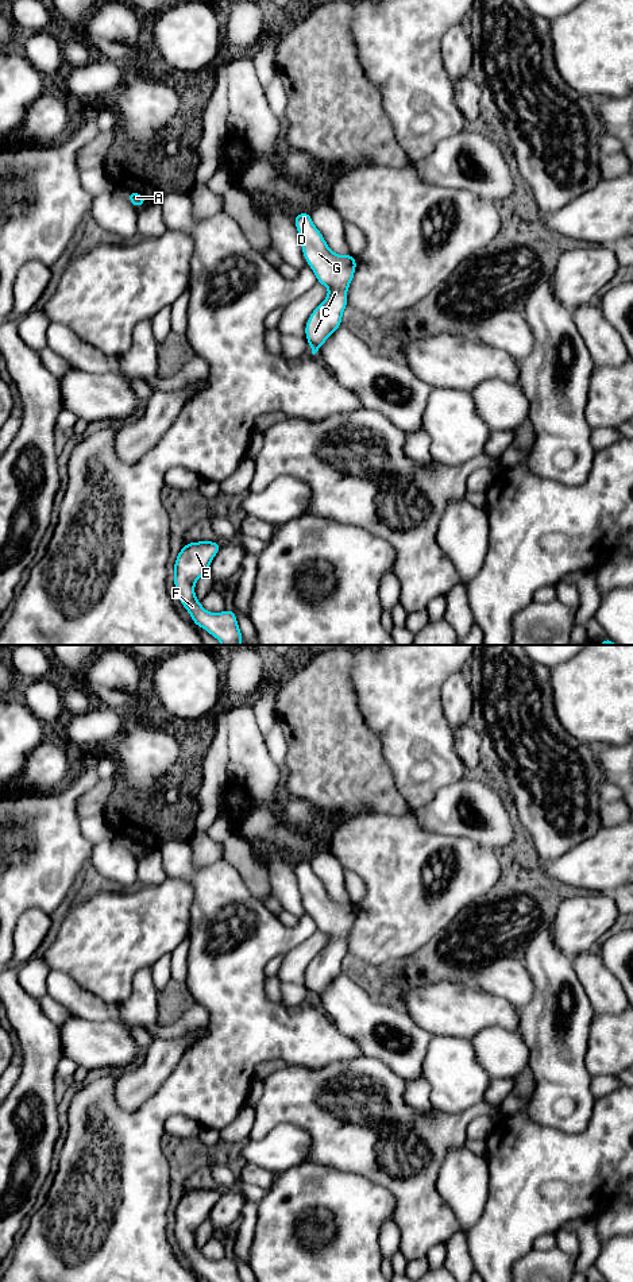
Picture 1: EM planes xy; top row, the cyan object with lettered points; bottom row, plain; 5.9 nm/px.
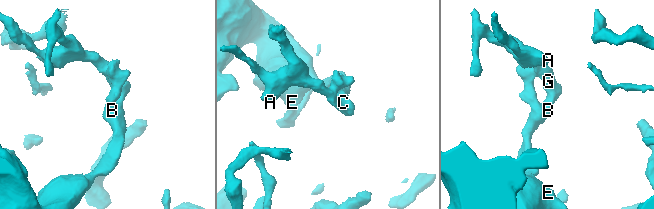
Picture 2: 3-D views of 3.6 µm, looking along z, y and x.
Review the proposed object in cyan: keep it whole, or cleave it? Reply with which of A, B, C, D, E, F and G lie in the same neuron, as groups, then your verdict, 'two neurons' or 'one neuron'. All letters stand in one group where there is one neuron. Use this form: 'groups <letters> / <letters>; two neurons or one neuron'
groups A B C D E F G; one neuron

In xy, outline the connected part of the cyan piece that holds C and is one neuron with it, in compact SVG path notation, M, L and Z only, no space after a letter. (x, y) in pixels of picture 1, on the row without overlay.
M300 860L294 866L302 903L317 931L328 935L328 945L310 961L305 984L314 1003L333 980L340 976L347 949L347 939L356 918L356 905L337 903L327 892L313 872L310 861Z

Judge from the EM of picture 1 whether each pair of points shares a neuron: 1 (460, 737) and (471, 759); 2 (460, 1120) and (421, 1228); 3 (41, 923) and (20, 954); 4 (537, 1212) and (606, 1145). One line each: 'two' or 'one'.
1: one
2: one
3: one
4: one

